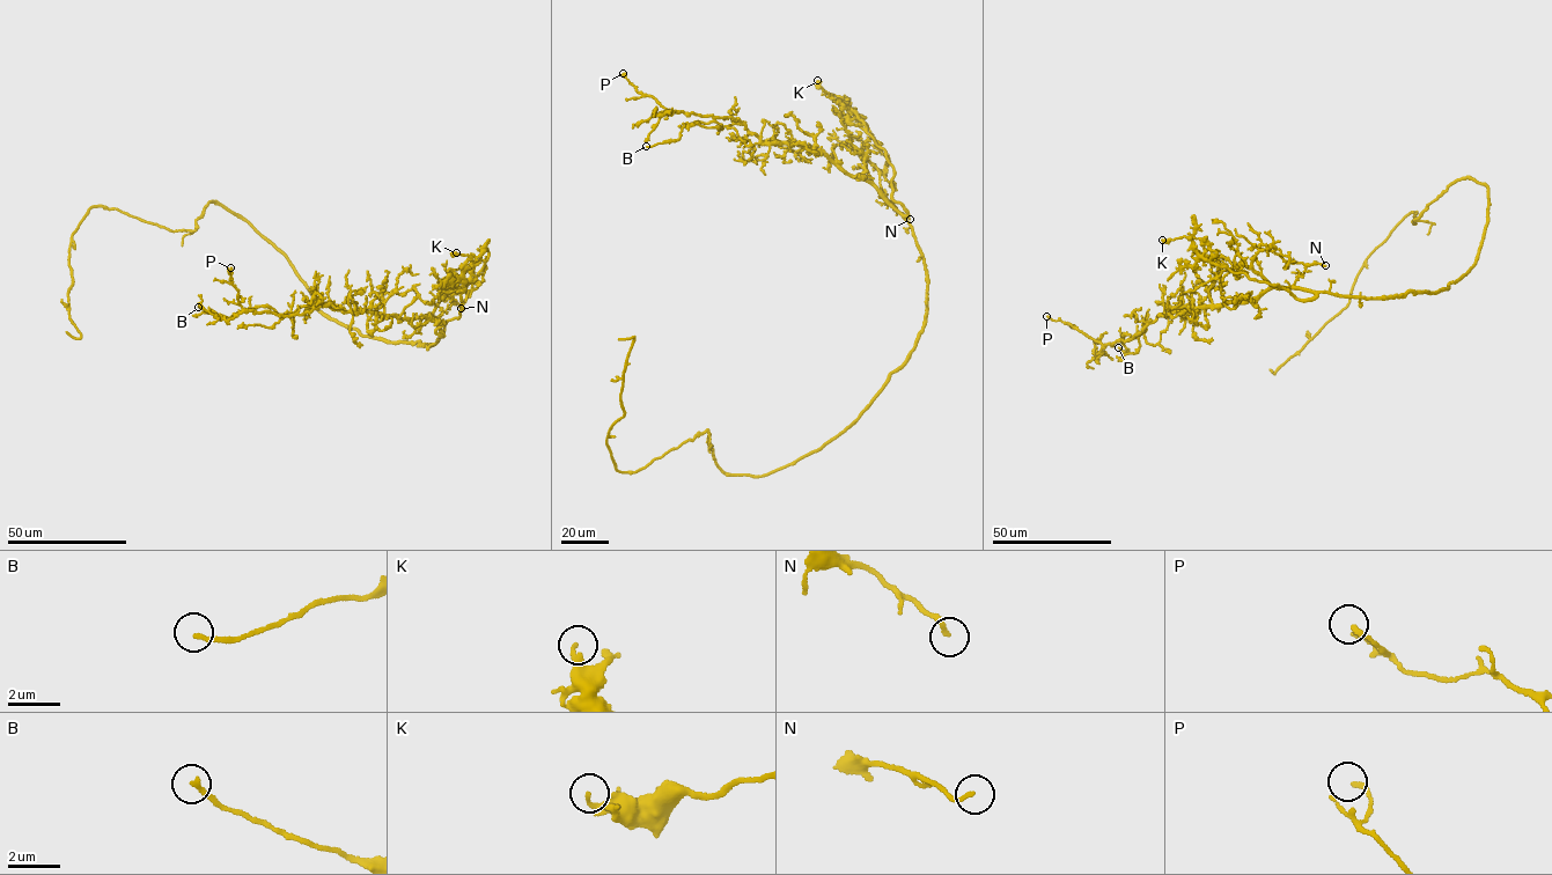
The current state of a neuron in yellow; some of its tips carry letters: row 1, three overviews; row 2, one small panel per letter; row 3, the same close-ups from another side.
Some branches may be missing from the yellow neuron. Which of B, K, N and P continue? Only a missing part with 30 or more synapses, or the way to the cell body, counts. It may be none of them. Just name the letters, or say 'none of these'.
none of these

